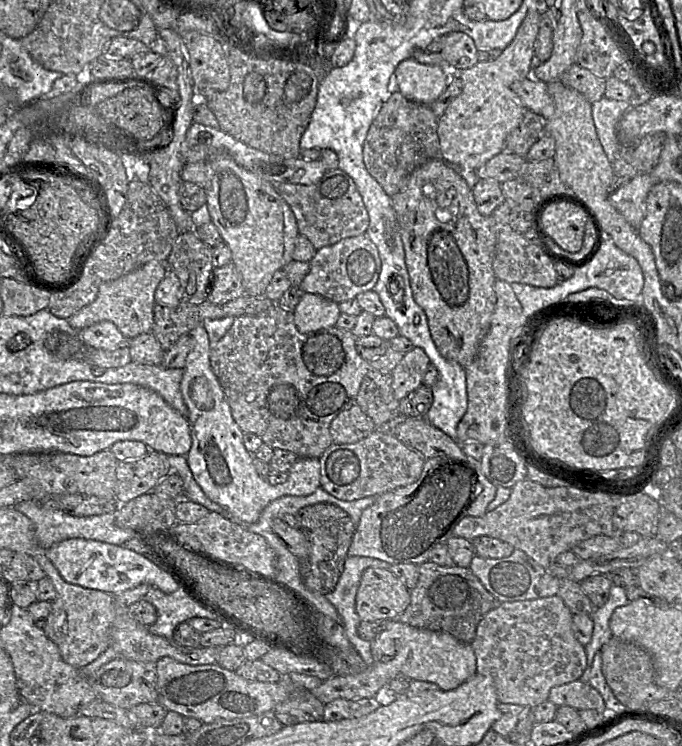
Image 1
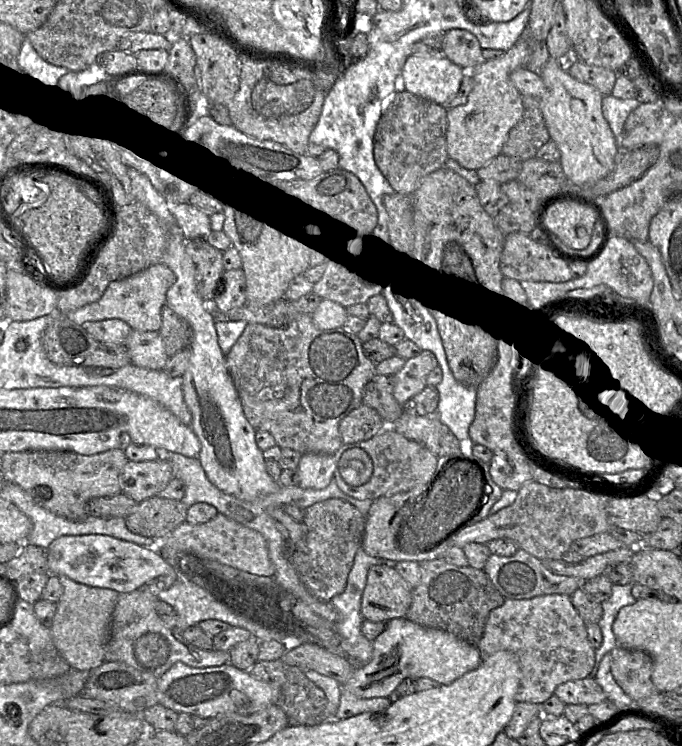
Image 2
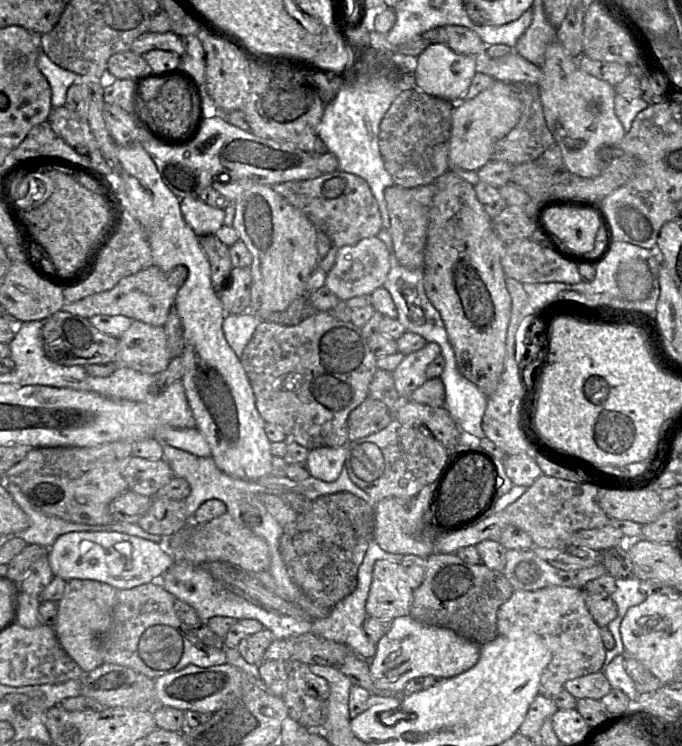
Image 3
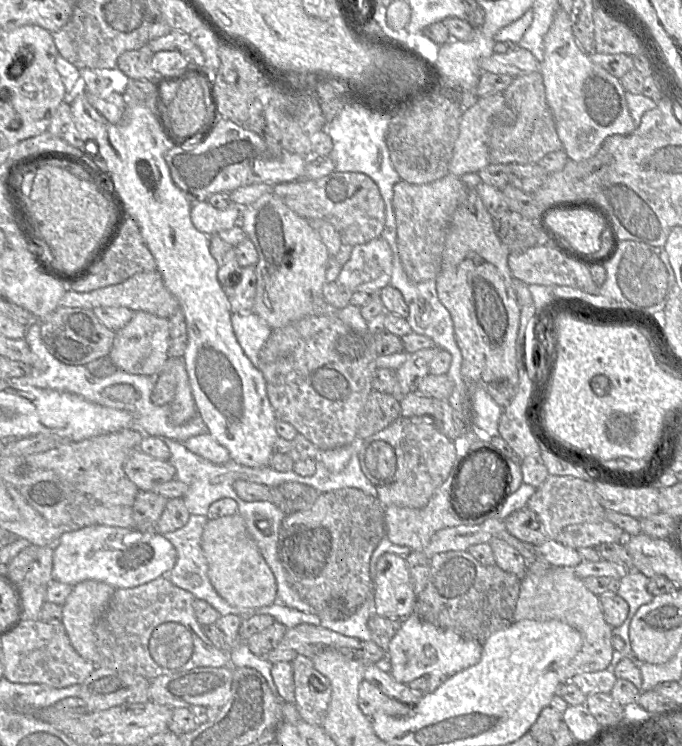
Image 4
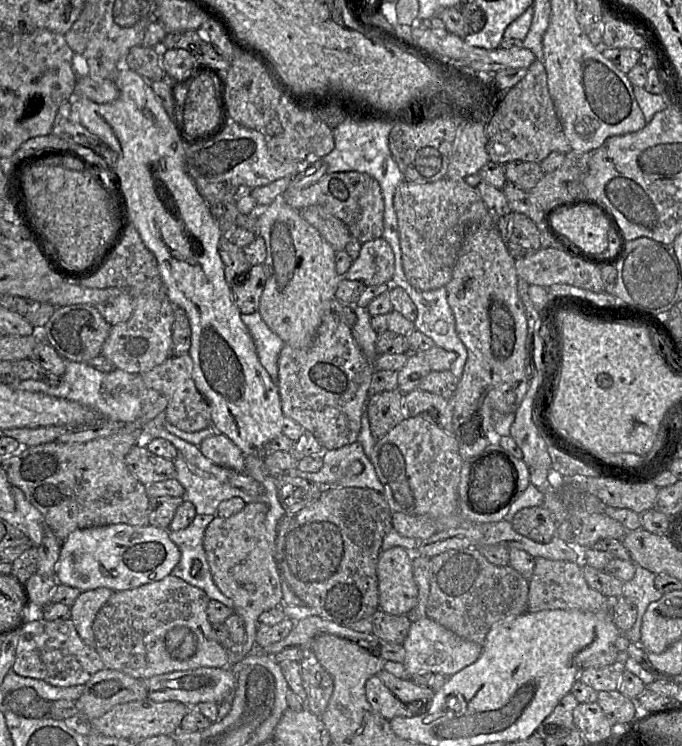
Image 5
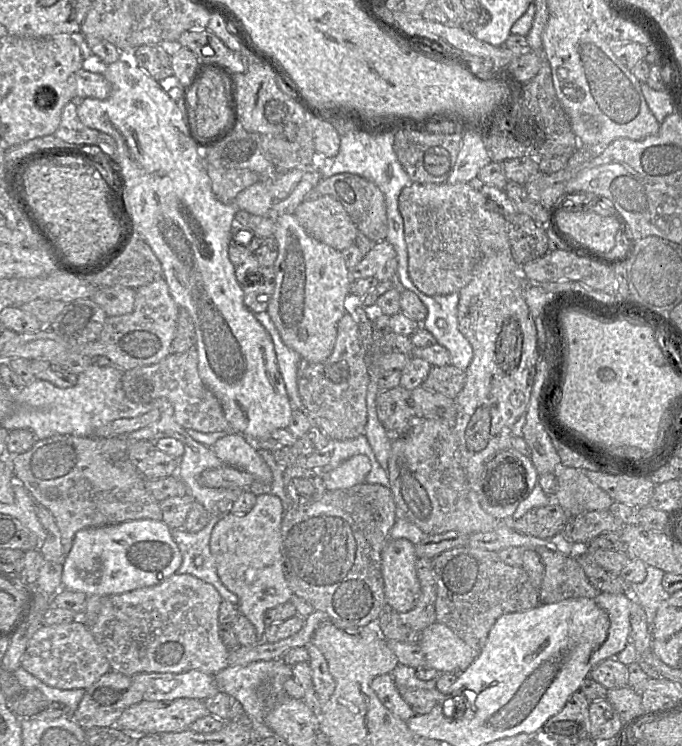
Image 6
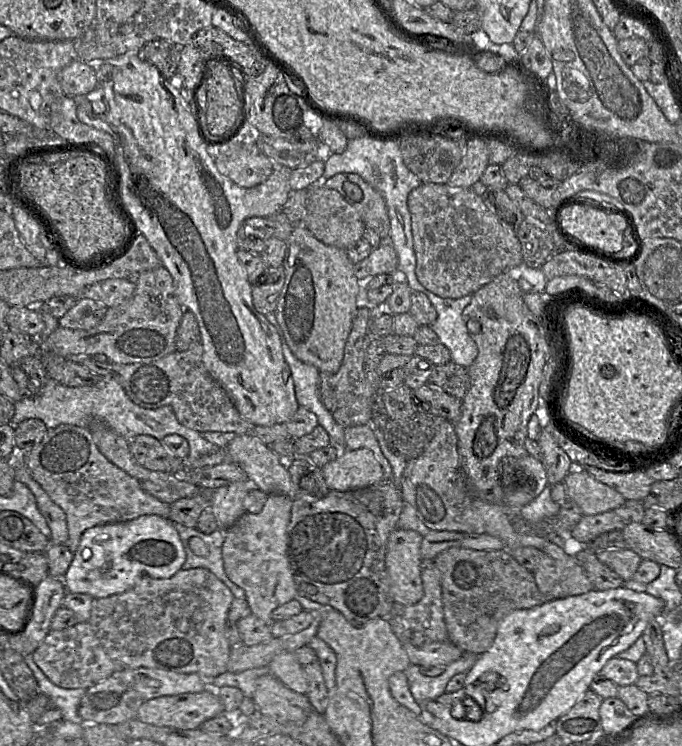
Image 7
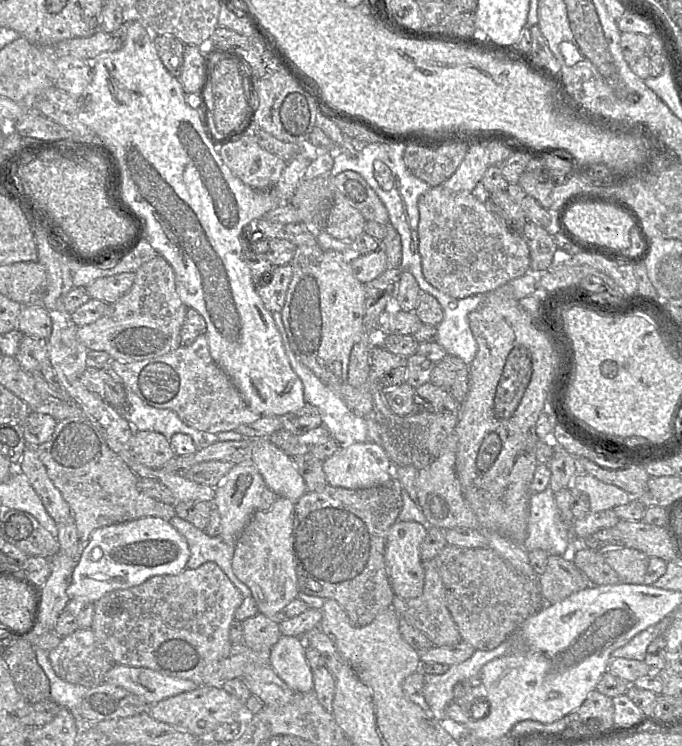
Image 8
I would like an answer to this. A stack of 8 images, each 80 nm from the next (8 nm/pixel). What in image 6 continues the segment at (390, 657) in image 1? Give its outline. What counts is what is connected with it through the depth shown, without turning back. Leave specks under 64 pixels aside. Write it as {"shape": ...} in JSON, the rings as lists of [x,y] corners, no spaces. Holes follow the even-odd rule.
{"shape":[[[437,621],[420,633],[418,644],[425,656],[425,666],[441,673],[463,672],[480,653]]]}

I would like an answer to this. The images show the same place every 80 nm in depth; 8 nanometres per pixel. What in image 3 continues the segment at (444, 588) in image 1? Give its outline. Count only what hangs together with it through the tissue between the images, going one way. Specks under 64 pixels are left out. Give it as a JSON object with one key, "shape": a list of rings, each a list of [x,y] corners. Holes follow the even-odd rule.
{"shape":[[[433,553],[426,558],[423,582],[413,590],[413,601],[408,615],[423,624],[451,629],[464,639],[484,646],[498,636],[498,609],[509,600],[514,591],[502,572],[491,570],[483,563],[468,563],[456,553]]]}

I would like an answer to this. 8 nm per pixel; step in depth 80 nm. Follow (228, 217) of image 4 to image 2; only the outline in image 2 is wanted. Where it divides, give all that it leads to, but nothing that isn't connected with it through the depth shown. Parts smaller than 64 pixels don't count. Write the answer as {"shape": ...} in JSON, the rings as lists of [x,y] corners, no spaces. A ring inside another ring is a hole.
{"shape":[[[170,203],[168,207],[186,239],[205,238],[212,231],[209,215],[190,203]]]}

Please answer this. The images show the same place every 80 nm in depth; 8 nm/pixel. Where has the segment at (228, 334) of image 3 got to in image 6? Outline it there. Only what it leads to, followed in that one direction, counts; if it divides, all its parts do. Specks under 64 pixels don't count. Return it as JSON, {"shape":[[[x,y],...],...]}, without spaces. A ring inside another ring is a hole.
{"shape":[[[267,312],[254,313],[254,315],[271,336],[279,371],[284,380],[286,391],[292,405],[295,410],[303,410],[297,385],[299,363],[302,357],[283,342]]]}

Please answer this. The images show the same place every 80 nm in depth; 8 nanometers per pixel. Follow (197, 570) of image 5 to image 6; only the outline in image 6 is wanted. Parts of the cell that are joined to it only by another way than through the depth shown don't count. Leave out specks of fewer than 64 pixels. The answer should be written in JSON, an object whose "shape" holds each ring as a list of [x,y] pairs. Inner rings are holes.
{"shape":[[[213,515],[206,527],[198,532],[188,532],[182,528],[171,529],[172,537],[183,557],[175,574],[190,574],[213,585],[225,601],[236,605],[238,597],[219,579],[215,559],[209,547],[211,532],[220,517]]]}

